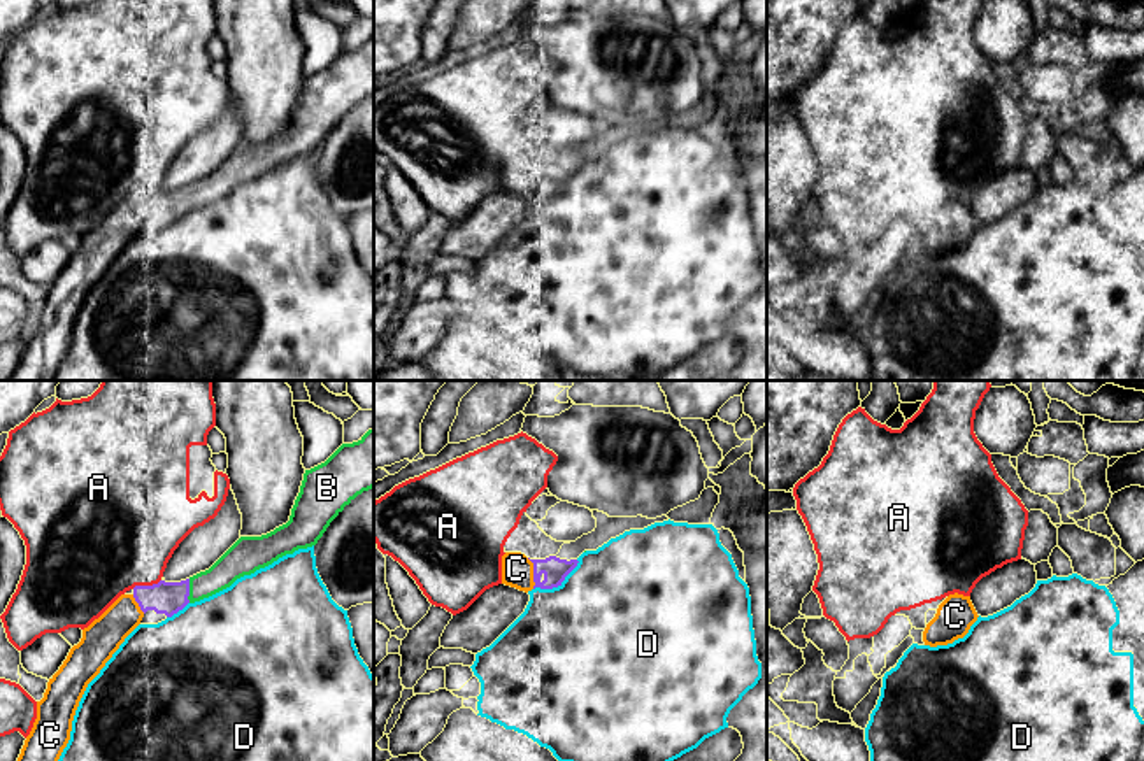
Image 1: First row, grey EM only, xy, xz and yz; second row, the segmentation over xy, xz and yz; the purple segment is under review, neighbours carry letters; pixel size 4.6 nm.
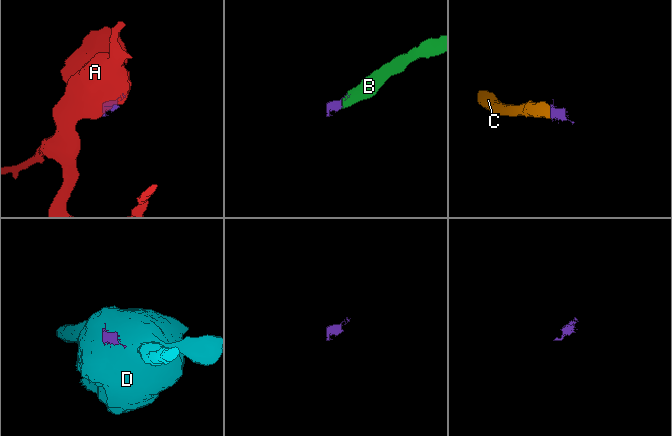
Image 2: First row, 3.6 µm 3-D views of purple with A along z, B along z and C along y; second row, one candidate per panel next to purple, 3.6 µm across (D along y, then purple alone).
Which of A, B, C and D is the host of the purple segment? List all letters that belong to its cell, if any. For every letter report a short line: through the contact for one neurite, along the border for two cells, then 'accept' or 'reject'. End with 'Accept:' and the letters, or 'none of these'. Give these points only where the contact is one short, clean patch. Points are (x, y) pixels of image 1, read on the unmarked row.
A: reject
B: line xy (167, 206), (188, 199), (216, 186), (234, 170); accept
C: accept
D: reject
Accept: B, C

